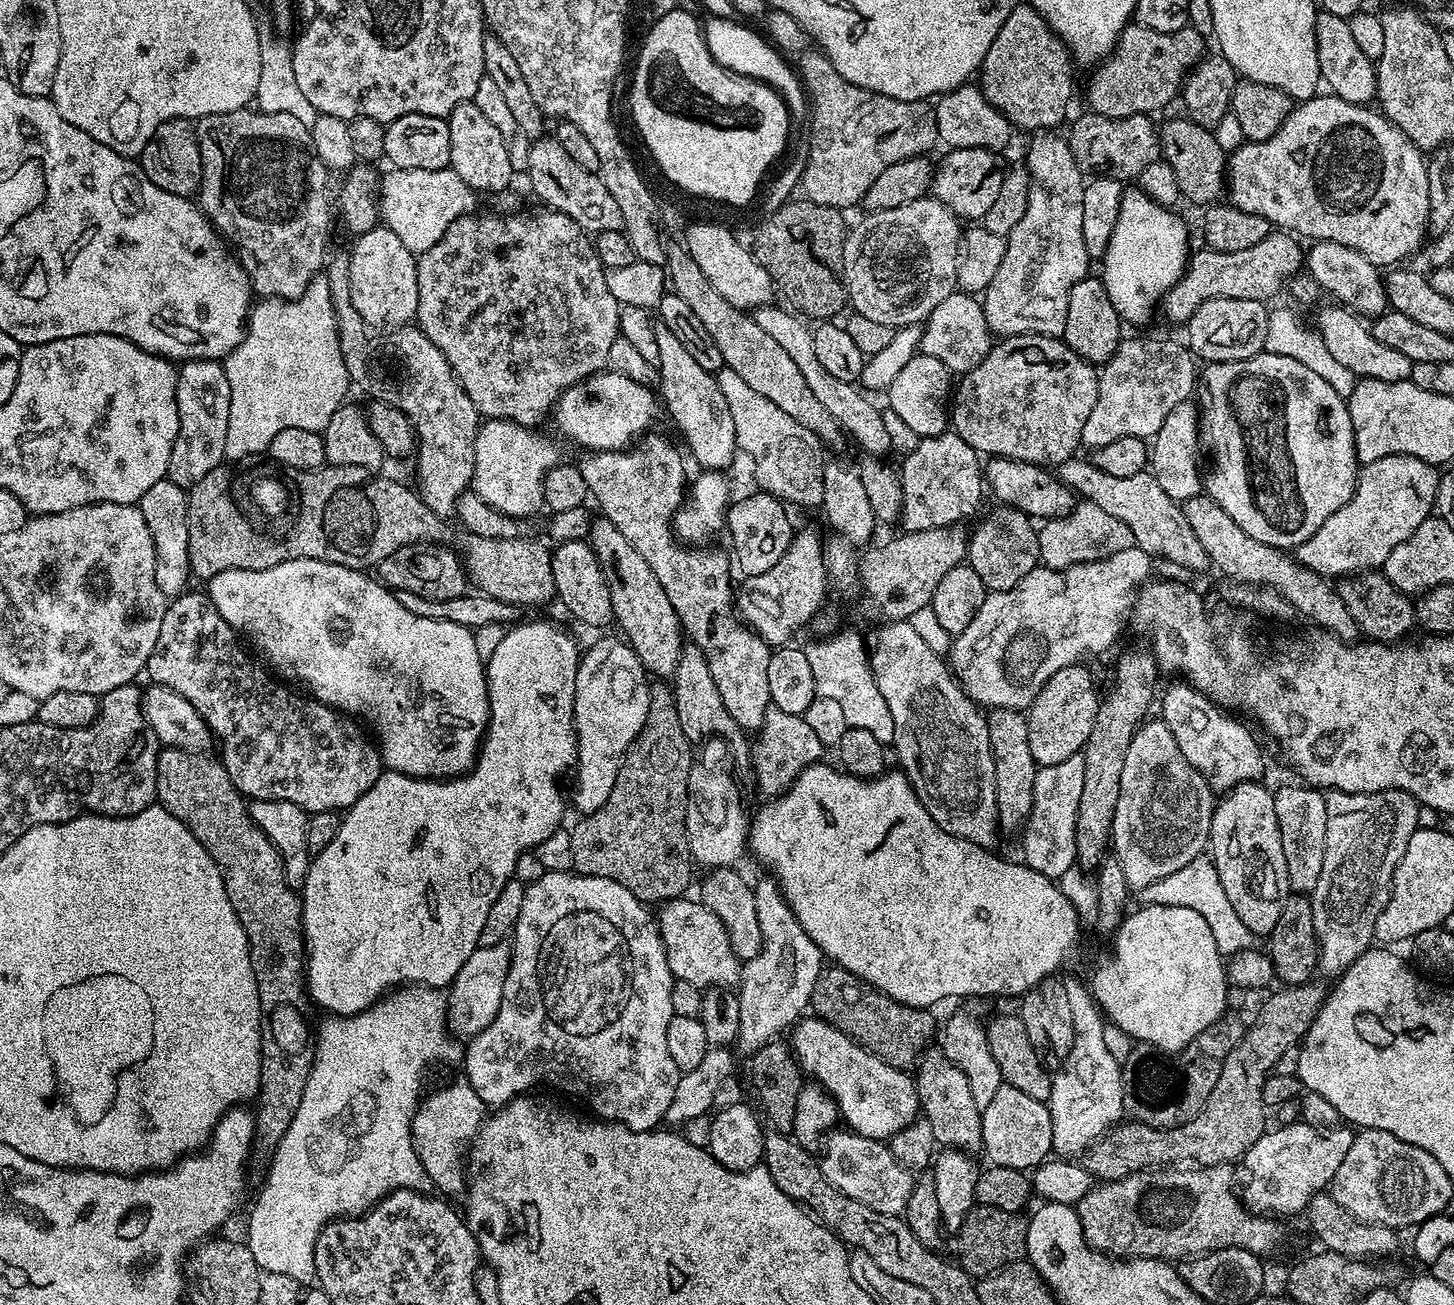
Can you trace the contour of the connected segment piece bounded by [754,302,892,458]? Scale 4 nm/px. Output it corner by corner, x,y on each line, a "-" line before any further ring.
773,302
755,309
754,315
758,326
762,326
762,330
766,330
766,334
770,334
770,338
774,338
774,342
778,342
782,350
786,350
788,357
798,365
802,378
806,378
810,390
818,397
818,402
822,402
822,406
826,406
826,410
834,414
834,418
840,423
845,433
851,439
853,436
864,447
865,453
881,458
887,457
892,452
892,447
890,446
890,434
886,434
881,409
876,409
867,400
869,397
853,381
834,378
834,374
830,374
822,367
822,362
818,362
818,357
814,354
812,328
795,311
787,307
779,308
778,304

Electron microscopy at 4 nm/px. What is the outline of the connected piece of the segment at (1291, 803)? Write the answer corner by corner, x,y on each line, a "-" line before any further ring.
1295,783
1275,789
1274,807
1281,830
1286,866
1289,868
1291,891
1296,894
1311,894
1314,886
1318,886
1318,877
1322,874
1322,854
1326,854
1325,793
1319,788

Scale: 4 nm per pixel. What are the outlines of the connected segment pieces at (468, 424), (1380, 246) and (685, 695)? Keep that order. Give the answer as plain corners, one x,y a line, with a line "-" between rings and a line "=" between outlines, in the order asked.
333,251
326,260
326,275
330,284
330,298
336,315
336,329
338,330
338,346
342,346
342,362
348,371
349,381
356,384
372,400
381,400
406,414
412,421
412,428
416,431
416,472
420,475
418,491
420,499
434,510
434,514
445,518
451,517
456,511
456,503
462,493
469,491
474,474
474,442
476,434
482,424
482,417
476,411
474,402
462,390
450,362
446,362
446,354
426,338
426,334
420,331
419,327
397,327
395,330
388,330
385,336
371,336
370,325
364,321
362,314
354,310
350,298
350,286
348,275
349,253
=
1317,94
1310,100
1297,103
1293,107
1292,113
1278,126
1278,130
1270,138
1265,140
1253,140
1251,142
1241,143
1241,148
1231,149
1227,157
1226,171
1226,196
1231,203
1236,205
1238,210
1246,210
1246,214
1258,214
1266,218
1277,229
1283,230
1289,234
1295,234
1297,237
1305,238
1309,236
1309,241
1333,240
1342,246
1350,246
1358,250
1370,263
1377,266
1396,266
1399,265
1411,252
1418,253
1426,240
1428,230
1428,215
1430,214
1430,186
1428,185
1428,166
1425,153
1414,146
1379,111
1362,104
1351,104
1342,98
1331,94
=
685,643
682,654
678,658
678,666
670,677
670,687
674,694
674,706
678,706
678,722
682,725
682,734
693,742
703,742
709,738
719,738
728,743
732,757
741,769
748,770
752,766
750,740
743,728
730,718
726,706
722,706
722,694
718,694
718,686
714,686
714,678
710,674
710,666
706,666
706,654
696,644

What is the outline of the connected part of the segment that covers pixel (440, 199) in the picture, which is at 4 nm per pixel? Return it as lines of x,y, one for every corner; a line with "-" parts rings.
451,167
442,170
406,170
392,168
383,173
380,180
380,195
378,200
378,216
383,227
394,230
406,250
419,254
430,250
434,242
446,234
446,230
465,214
471,213
477,207
477,193

